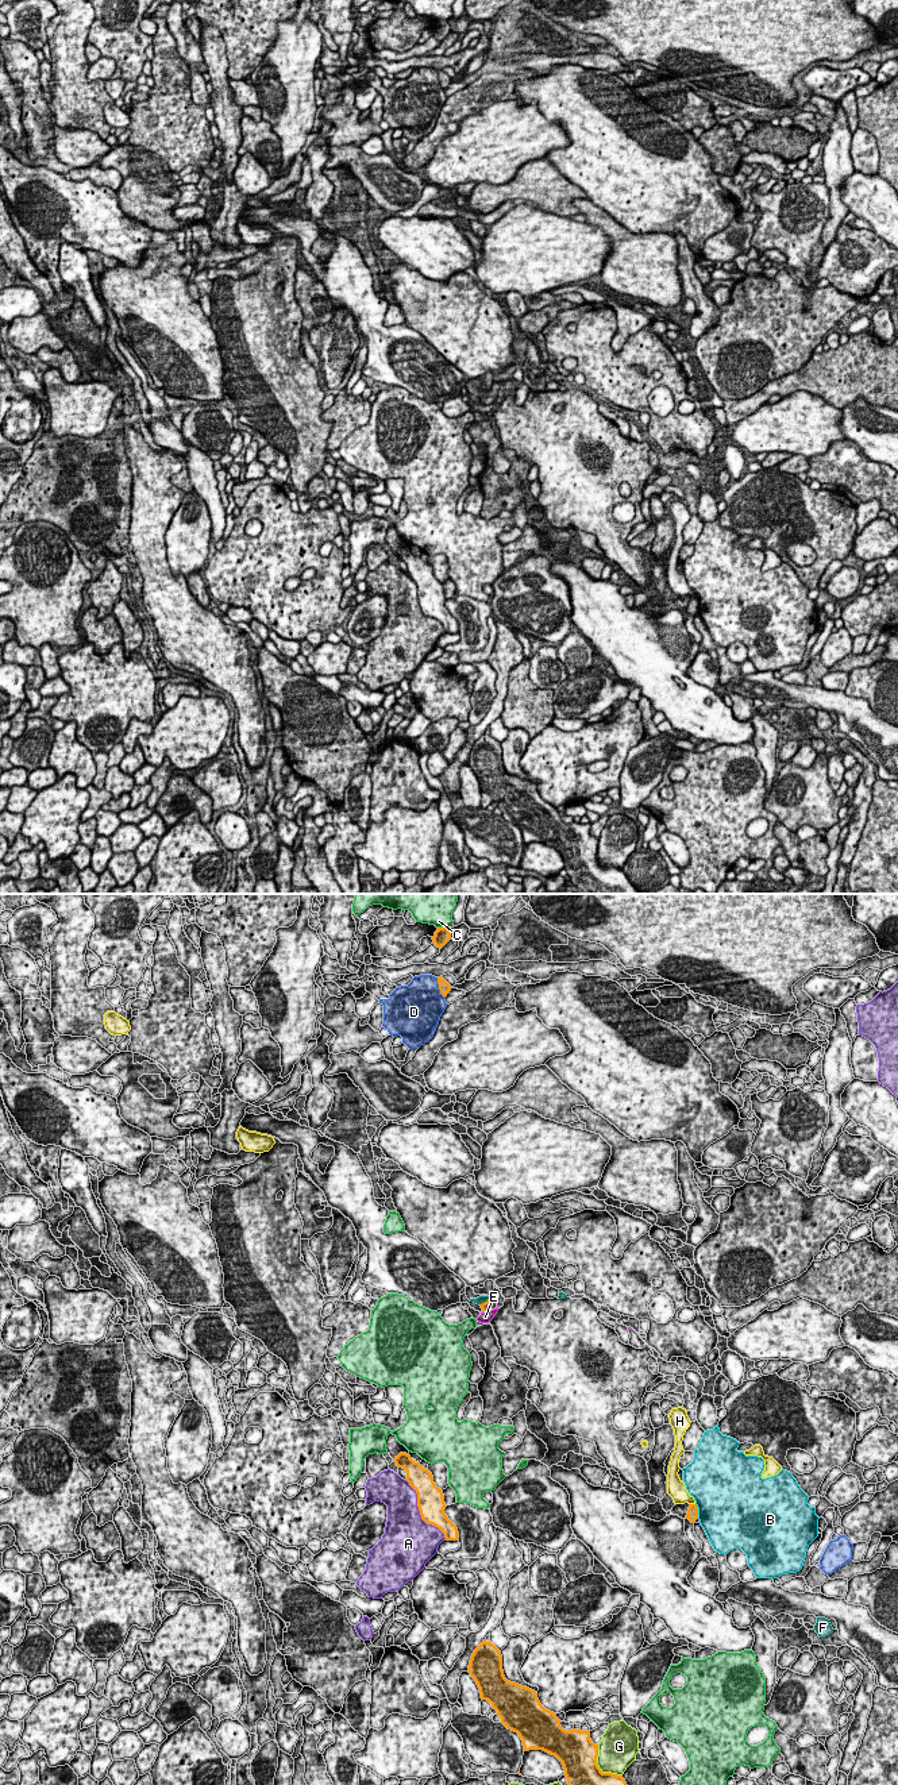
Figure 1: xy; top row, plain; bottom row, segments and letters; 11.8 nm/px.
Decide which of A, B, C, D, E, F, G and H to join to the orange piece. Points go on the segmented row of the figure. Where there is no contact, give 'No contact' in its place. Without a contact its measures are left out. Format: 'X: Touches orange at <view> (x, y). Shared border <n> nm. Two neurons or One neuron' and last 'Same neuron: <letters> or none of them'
A: Touches orange at xy (420, 1512). Shared border 850 nm. Two neurons
B: Touches orange at xy (697, 1511). Shared border 190 nm. Two neurons
C: Touches orange at xy (443, 928). Shared border 130 nm. Two neurons
D: Touches orange at xy (439, 987). Shared border 260 nm. Two neurons
E: Touches orange at xy (488, 1311). Shared border 120 nm. Two neurons
F: Touches orange at xy (485, 1302). Shared border 150 nm. One neuron
G: Touches orange at xy (598, 1768). Shared border 480 nm. Two neurons
H: Touches orange at xy (693, 1504). Shared border 70 nm. Two neurons
Same neuron: F

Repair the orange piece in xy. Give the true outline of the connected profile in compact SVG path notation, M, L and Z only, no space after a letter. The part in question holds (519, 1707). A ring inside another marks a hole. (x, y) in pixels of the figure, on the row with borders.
M483 1641L474 1650L467 1672L477 1682L481 1699L492 1704L508 1730L519 1734L524 1751L536 1749L555 1755L563 1765L569 1785L627 1785L623 1776L601 1771L597 1765L598 1744L591 1742L590 1731L563 1730L556 1715L540 1704L535 1690L505 1678L501 1651L492 1642Z

